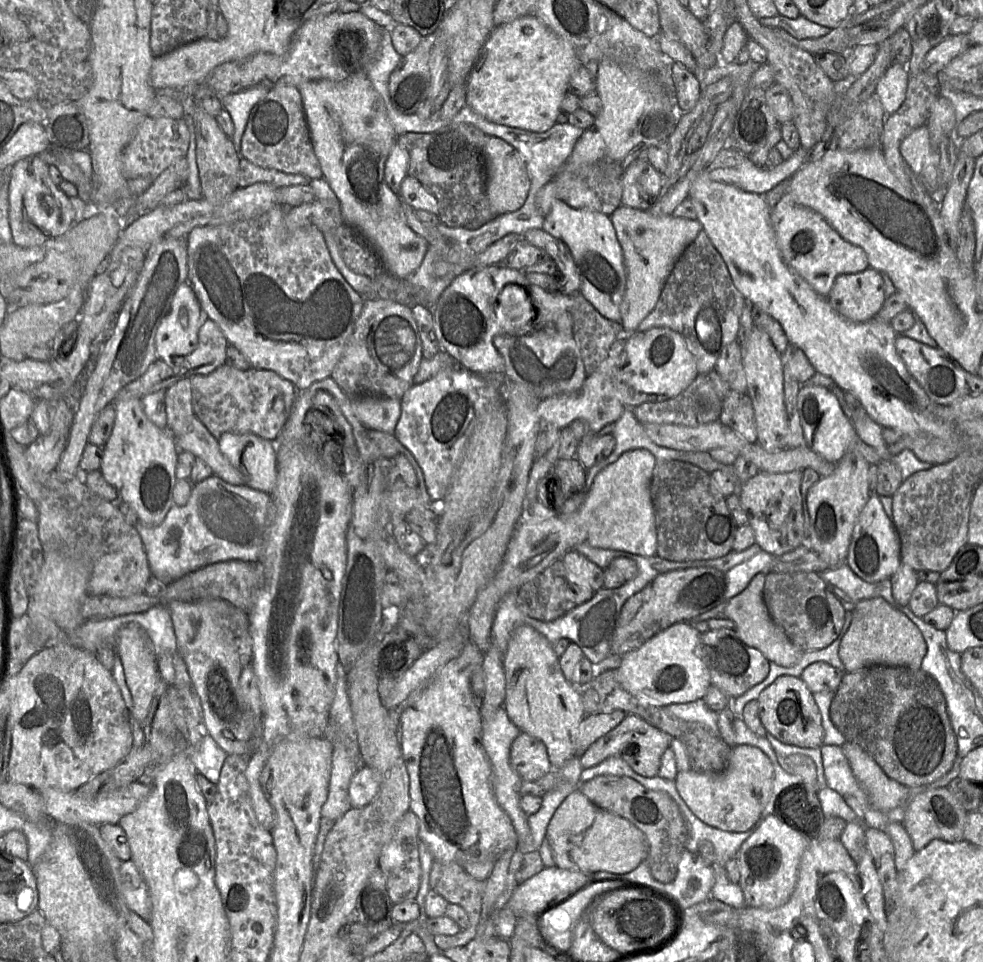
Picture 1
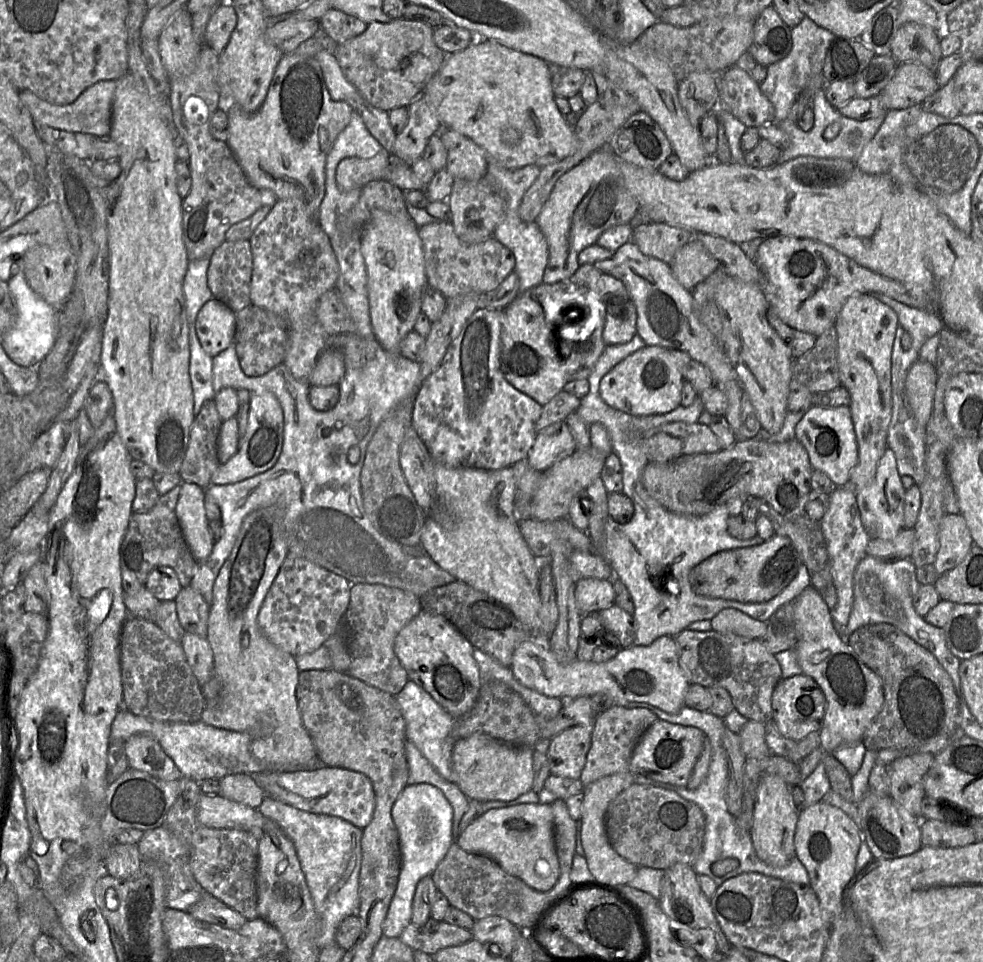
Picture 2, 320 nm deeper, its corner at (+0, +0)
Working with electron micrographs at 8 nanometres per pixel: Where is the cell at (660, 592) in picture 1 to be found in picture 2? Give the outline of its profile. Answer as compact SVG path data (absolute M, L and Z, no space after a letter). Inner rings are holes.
M773 535L760 545L722 551L709 557L691 570L689 578L693 590L699 595L761 603L784 590L801 565L802 559L793 541L786 536Z

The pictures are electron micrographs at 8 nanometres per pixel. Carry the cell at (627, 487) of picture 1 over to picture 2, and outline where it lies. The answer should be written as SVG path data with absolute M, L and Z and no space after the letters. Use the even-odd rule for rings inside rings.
M661 636L647 646L624 647L606 662L594 663L575 659L567 664L558 661L550 648L549 639L529 638L515 649L509 667L521 685L549 697L571 700L580 696L592 697L597 693L606 693L614 699L614 705L616 701L645 702L670 714L677 713L684 706L685 693L690 685L679 663L675 639L671 636Z

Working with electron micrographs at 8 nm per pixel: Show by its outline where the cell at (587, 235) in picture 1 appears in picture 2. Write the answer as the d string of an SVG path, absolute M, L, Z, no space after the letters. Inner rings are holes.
M630 240L620 246L612 257L593 264L599 271L620 280L626 287L630 300L637 310L637 335L646 346L686 352L704 365L712 376L714 385L728 399L725 418L734 432L741 425L741 398L743 387L729 358L717 339L701 324L693 312L691 291L685 289L673 276L669 265L643 254Z

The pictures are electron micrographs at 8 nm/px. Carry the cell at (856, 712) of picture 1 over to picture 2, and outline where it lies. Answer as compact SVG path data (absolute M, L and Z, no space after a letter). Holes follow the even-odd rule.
M885 622L862 626L847 635L846 641L865 665L881 678L883 685L883 707L862 738L867 750L918 747L929 741L949 739L956 728L960 728L960 701L953 682L949 674L927 649L916 643L896 626Z

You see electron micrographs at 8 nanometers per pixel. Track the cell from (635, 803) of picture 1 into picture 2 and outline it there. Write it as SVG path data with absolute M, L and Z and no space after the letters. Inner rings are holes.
M633 783L609 804L605 825L615 851L638 867L667 870L678 863L693 866L703 850L705 817L702 810L665 788Z

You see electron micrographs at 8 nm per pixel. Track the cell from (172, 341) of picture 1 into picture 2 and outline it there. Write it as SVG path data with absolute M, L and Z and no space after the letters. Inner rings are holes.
M213 297L199 310L195 330L204 351L215 357L234 341L236 313Z

